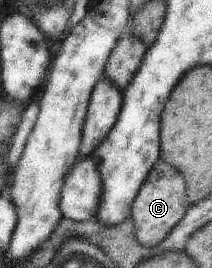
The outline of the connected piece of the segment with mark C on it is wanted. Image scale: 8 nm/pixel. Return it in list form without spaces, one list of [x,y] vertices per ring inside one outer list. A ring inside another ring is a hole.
[[[159,158],[140,187],[131,208],[134,234],[138,244],[146,252],[156,248],[184,218],[190,206],[190,201],[186,198],[184,176],[174,166]]]

